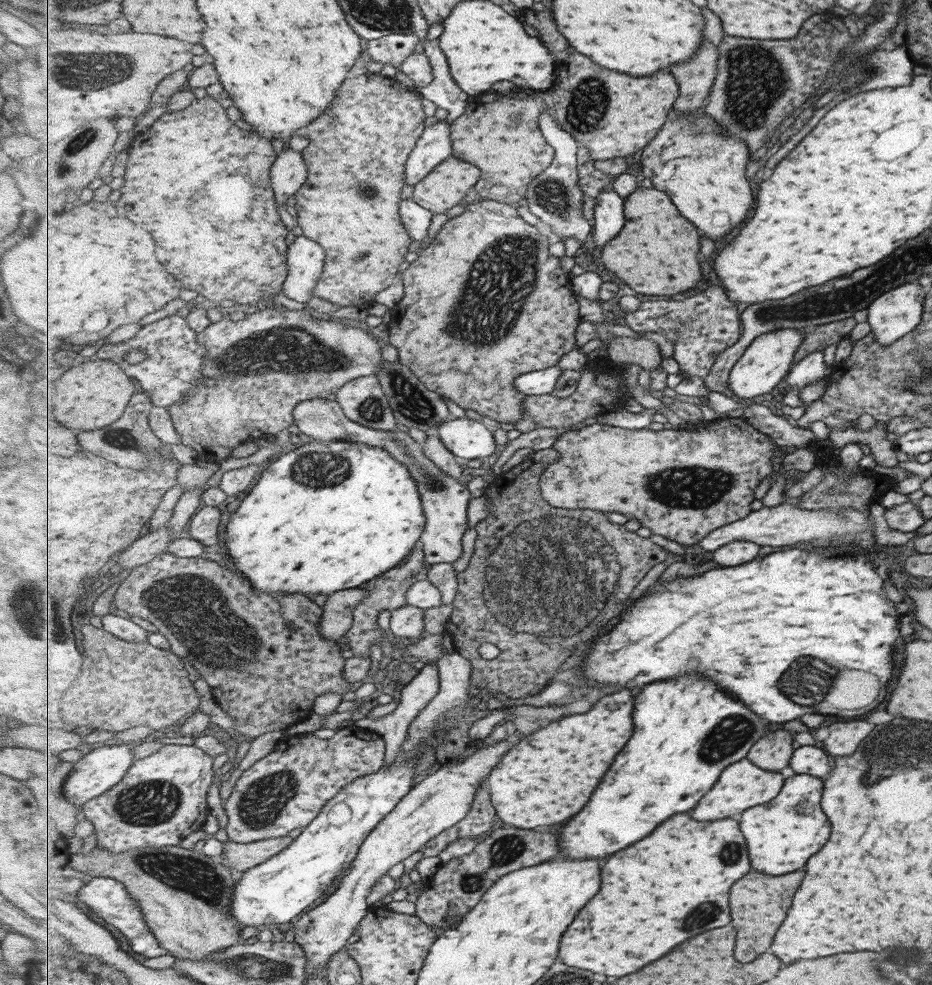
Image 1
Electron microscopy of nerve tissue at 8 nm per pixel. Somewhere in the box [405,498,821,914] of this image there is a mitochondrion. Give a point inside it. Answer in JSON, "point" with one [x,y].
{"point":[501,585]}

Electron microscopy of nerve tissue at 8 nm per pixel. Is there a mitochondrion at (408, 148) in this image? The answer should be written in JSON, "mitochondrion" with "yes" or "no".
{"mitochondrion":"no"}

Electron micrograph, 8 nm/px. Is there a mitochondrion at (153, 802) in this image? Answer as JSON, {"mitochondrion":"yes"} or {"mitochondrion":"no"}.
{"mitochondrion":"yes"}

